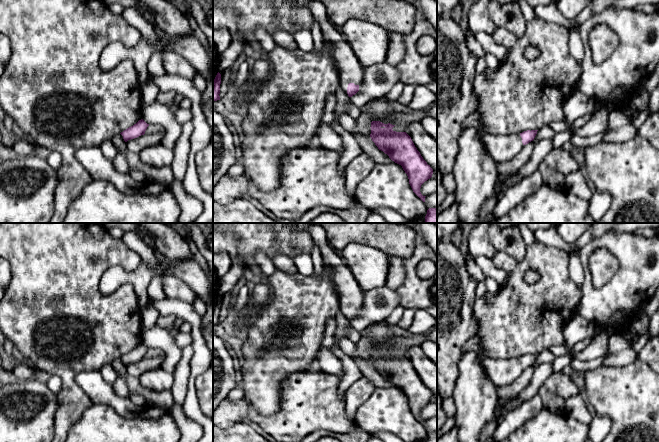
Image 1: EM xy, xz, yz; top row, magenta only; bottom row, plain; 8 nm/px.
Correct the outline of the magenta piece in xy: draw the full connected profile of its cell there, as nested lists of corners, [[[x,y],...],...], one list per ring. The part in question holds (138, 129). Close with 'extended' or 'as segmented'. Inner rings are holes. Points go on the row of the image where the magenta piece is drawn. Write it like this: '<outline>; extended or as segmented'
[[[141,119],[136,124],[127,128],[120,134],[123,136],[124,141],[127,142],[128,140],[144,135],[148,126],[149,124],[147,124],[143,119]]]; as segmented

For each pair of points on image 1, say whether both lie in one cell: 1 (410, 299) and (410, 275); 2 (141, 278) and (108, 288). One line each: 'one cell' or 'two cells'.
1: one cell
2: one cell

